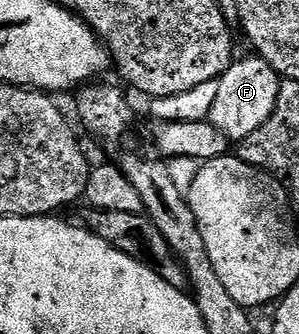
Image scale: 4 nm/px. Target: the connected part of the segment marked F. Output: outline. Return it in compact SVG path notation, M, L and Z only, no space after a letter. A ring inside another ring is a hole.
M240 59L231 62L218 80L216 101L208 116L208 122L220 129L220 133L224 133L231 141L247 139L252 133L256 133L256 129L260 129L260 125L264 125L264 121L268 121L270 114L276 109L280 86L280 76L263 59Z

